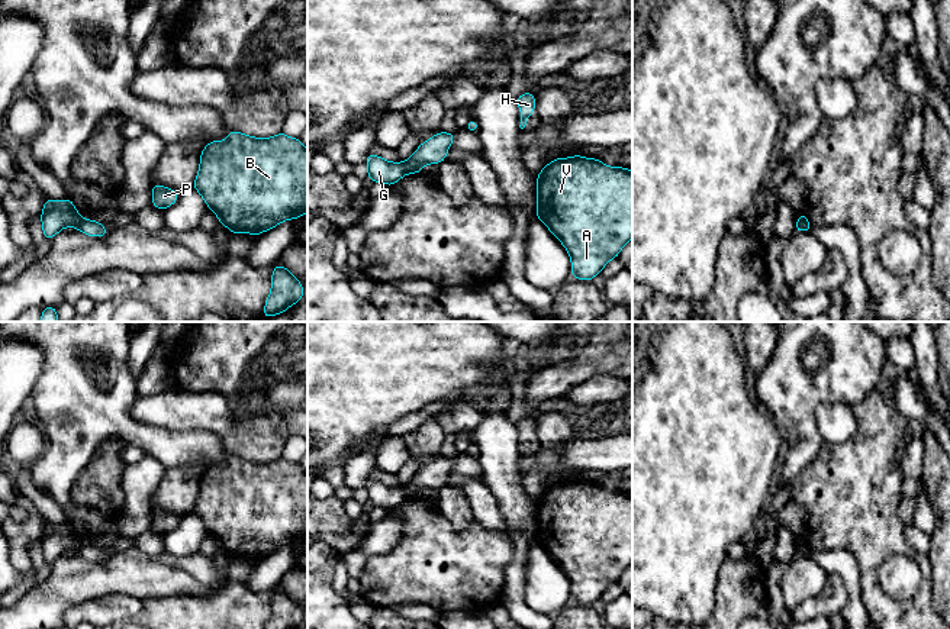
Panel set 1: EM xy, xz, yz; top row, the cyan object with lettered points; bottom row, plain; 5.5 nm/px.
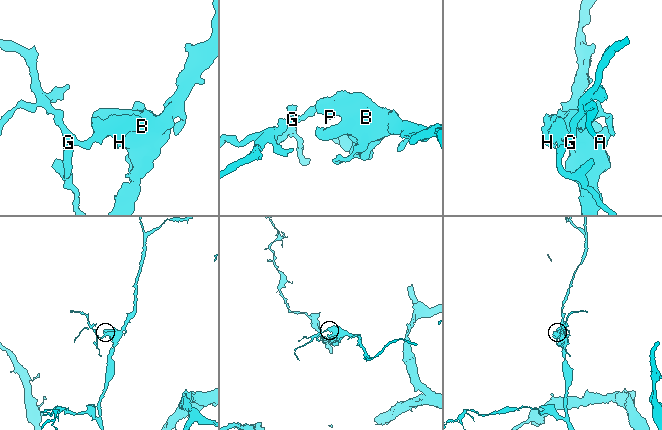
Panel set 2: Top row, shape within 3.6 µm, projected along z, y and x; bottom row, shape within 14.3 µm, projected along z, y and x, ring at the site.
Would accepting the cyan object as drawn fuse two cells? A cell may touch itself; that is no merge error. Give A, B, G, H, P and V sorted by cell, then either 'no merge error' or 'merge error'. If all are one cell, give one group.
groups A B H P V / G; merge error

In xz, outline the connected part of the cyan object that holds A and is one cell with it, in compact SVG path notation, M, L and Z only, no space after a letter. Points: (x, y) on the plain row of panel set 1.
M557 483L544 490L537 500L537 542L567 574L571 586L571 601L590 606L603 591L618 583L624 570L632 564L632 496L624 491L608 491L600 484Z

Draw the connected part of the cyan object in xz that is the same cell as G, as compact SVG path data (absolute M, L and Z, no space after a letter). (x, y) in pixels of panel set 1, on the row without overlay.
M368 478L365 488L368 503L373 507L384 507L389 512L397 507L406 499L403 487L390 487L377 480Z

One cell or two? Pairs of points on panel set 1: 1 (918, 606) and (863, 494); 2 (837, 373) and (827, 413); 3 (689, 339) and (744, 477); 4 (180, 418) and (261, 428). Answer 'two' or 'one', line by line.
1: one
2: two
3: one
4: two

